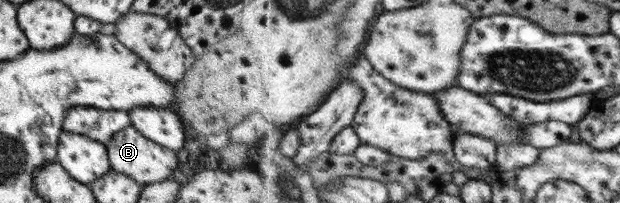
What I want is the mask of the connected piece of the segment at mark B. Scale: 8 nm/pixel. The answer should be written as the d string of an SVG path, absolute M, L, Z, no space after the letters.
M126 126L113 133L105 143L110 169L128 176L141 186L164 181L176 170L177 157L172 150L146 139L132 126Z

